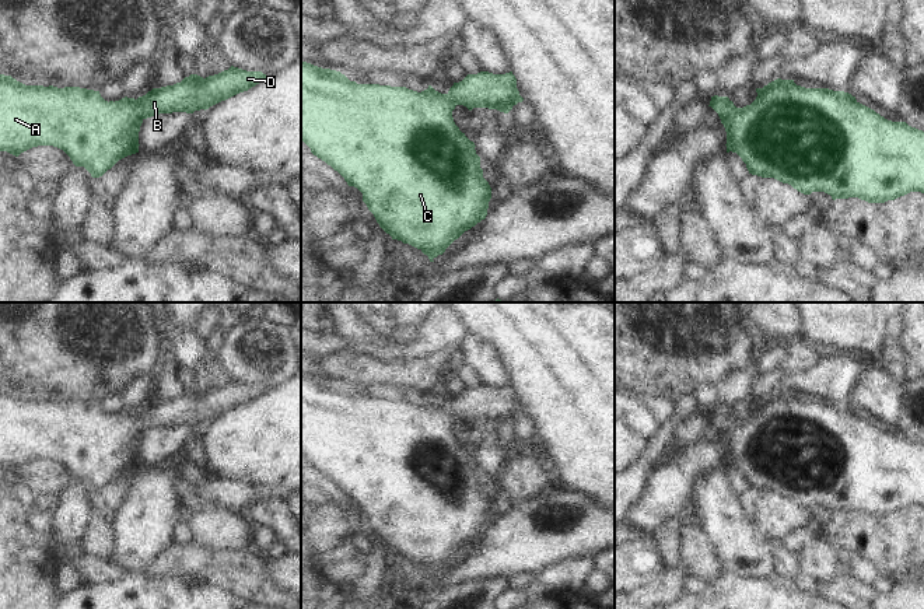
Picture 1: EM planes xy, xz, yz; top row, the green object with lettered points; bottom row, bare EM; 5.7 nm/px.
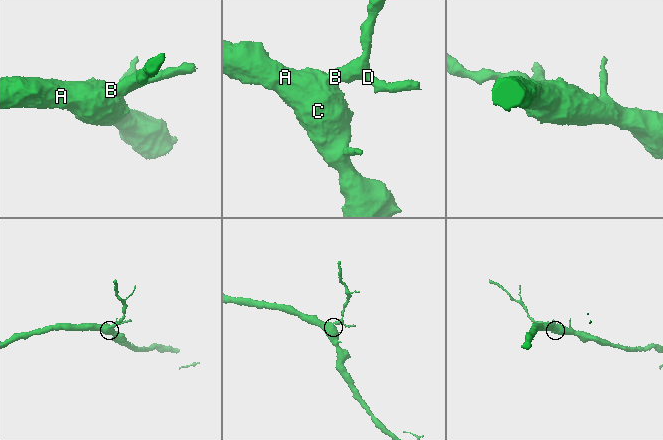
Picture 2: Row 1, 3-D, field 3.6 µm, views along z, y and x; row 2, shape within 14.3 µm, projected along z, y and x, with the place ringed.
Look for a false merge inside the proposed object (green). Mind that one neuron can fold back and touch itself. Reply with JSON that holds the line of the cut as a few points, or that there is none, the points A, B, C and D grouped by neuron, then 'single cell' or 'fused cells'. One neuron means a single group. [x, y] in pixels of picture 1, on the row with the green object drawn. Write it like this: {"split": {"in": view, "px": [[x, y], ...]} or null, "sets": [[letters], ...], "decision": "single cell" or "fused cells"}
{"split": null, "sets": [["A", "B", "C", "D"]], "decision": "single cell"}

